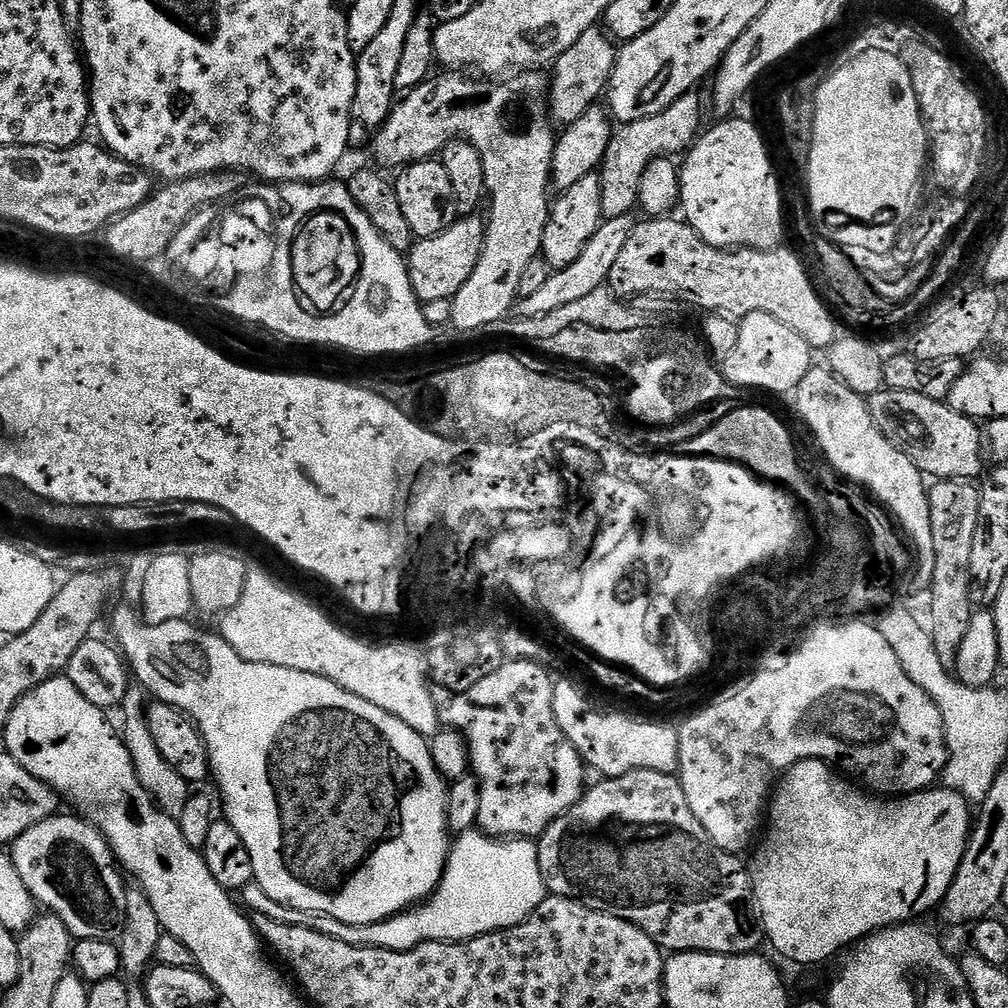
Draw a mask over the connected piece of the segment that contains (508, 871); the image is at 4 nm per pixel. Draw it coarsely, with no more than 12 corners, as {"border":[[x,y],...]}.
{"border":[[531,839],[451,841],[427,900],[354,926],[274,902],[242,904],[338,942],[401,952],[513,928],[545,895]]}

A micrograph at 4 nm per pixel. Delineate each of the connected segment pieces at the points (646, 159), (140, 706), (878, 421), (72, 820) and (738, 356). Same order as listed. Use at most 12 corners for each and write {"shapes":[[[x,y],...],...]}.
{"shapes":[[[695,91],[619,125],[598,169],[604,220],[637,207],[646,166],[701,135]],[[135,676],[120,705],[121,739],[139,781],[168,816],[192,795],[158,751],[148,691]],[[926,394],[867,397],[874,426],[925,477],[975,481],[977,421]],[[57,814],[10,845],[37,905],[115,941],[125,877],[95,824]],[[774,314],[739,317],[722,375],[795,393],[814,349]]]}

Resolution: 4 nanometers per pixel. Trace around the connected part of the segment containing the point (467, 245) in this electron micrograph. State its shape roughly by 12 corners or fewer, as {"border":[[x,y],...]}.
{"border":[[483,215],[417,239],[406,263],[420,301],[451,300],[482,258]]}

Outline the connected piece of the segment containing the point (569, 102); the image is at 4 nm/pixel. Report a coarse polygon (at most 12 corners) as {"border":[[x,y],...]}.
{"border":[[586,30],[554,62],[550,115],[578,122],[605,95],[618,48]]}

